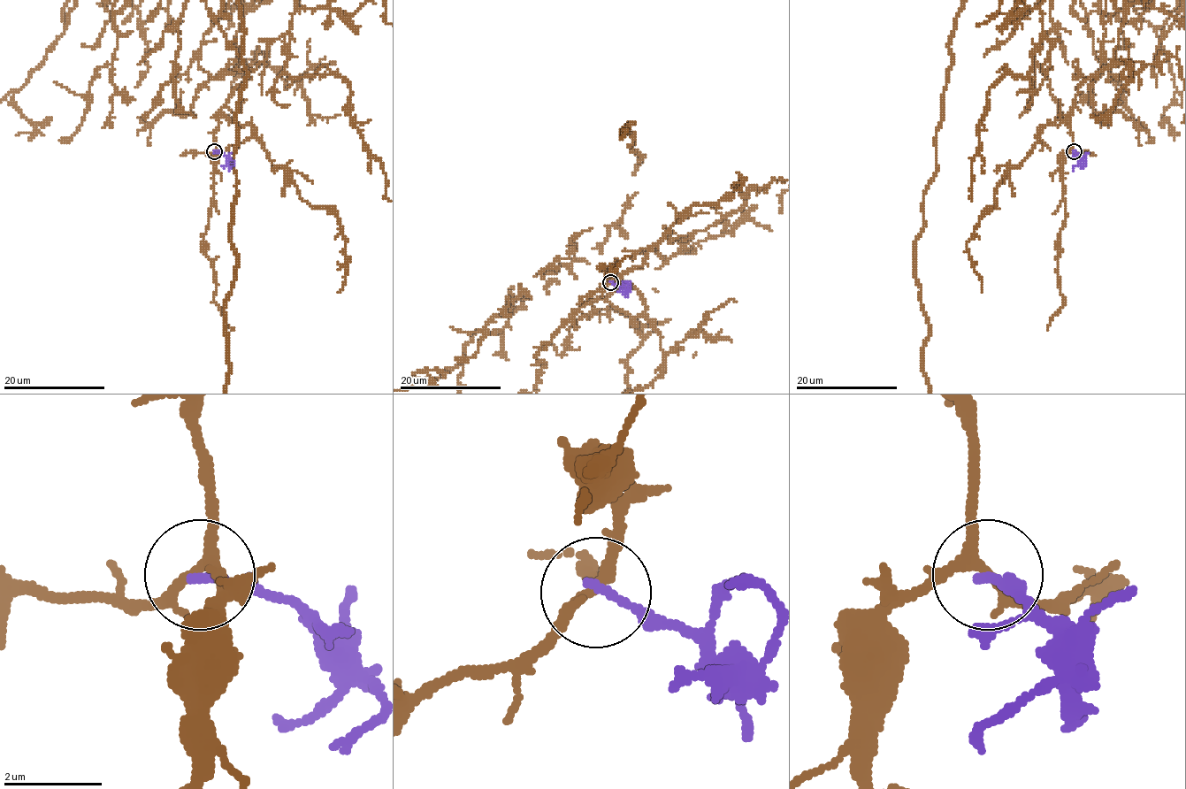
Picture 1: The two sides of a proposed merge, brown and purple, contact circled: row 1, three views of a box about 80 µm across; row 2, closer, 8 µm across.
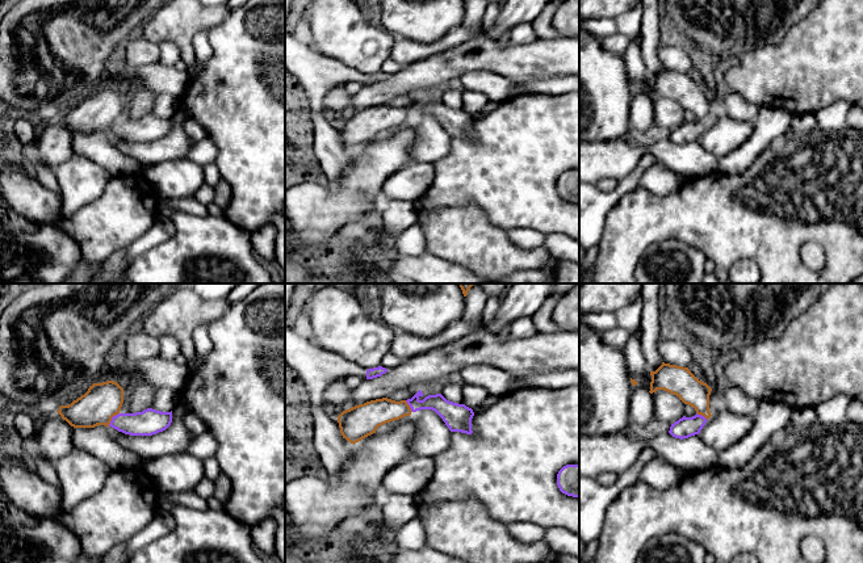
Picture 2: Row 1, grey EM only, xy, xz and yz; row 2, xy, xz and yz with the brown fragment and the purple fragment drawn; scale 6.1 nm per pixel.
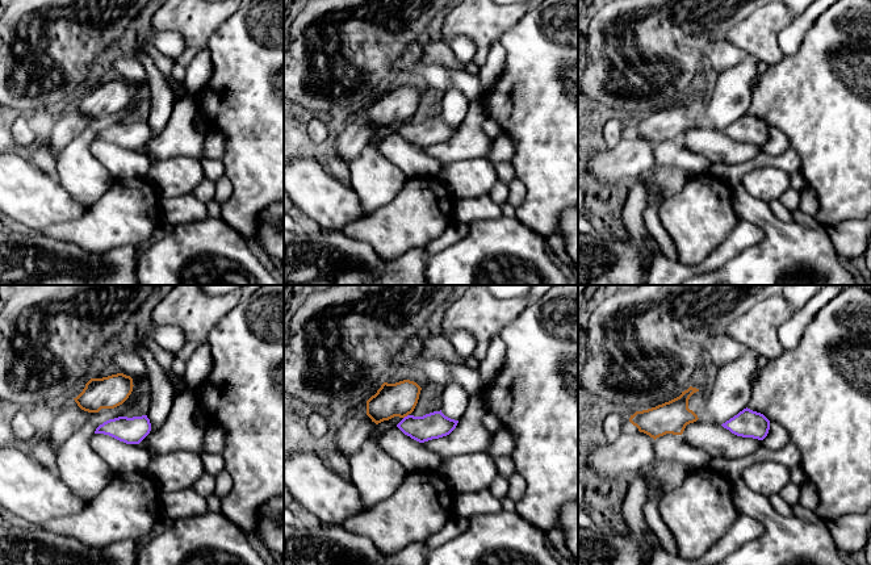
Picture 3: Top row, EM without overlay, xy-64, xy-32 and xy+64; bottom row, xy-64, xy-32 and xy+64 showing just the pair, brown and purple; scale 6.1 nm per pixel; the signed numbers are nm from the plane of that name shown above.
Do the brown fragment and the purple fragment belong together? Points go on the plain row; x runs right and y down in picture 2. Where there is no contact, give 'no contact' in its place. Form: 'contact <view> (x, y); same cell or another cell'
contact xy (110, 125); another cell

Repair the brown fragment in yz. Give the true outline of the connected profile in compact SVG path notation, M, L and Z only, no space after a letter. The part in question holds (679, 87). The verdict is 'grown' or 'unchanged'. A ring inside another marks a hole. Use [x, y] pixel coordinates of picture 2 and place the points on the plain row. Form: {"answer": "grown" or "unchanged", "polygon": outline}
{"answer": "unchanged", "polygon": "M662 68L655 77L650 77L650 81L650 100L665 96L676 101L684 110L694 113L696 119L707 126L712 122L709 118L712 94L699 87L688 73Z"}

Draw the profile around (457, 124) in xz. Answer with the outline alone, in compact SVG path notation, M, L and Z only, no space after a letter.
M419 96L411 105L406 106L412 118L432 115L443 125L451 138L473 139L472 125L474 118L472 114L449 108L441 100L428 101L423 106L419 105L420 102L423 98Z

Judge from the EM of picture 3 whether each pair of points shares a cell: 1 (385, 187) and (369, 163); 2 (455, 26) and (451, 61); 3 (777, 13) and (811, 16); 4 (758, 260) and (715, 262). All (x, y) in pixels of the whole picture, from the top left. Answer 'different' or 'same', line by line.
1: same
2: different
3: different
4: different

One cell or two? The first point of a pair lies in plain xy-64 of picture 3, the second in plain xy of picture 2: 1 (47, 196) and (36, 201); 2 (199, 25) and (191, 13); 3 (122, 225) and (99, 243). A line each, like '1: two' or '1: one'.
1: one
2: one
3: one

